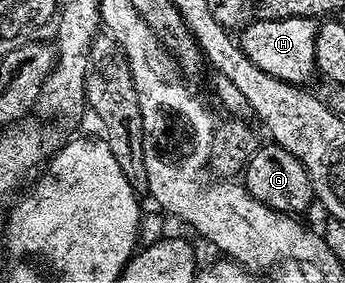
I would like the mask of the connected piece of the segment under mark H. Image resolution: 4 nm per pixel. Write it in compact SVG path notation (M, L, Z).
M290 16L287 19L262 18L250 21L238 35L239 46L255 68L268 76L303 86L316 71L316 38L320 21L311 16Z

